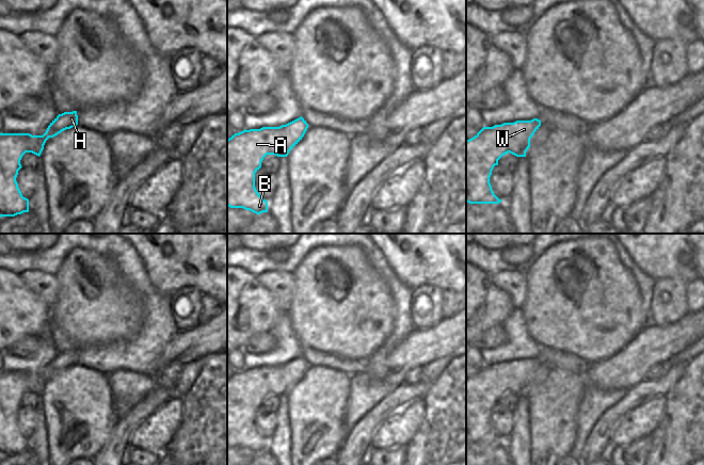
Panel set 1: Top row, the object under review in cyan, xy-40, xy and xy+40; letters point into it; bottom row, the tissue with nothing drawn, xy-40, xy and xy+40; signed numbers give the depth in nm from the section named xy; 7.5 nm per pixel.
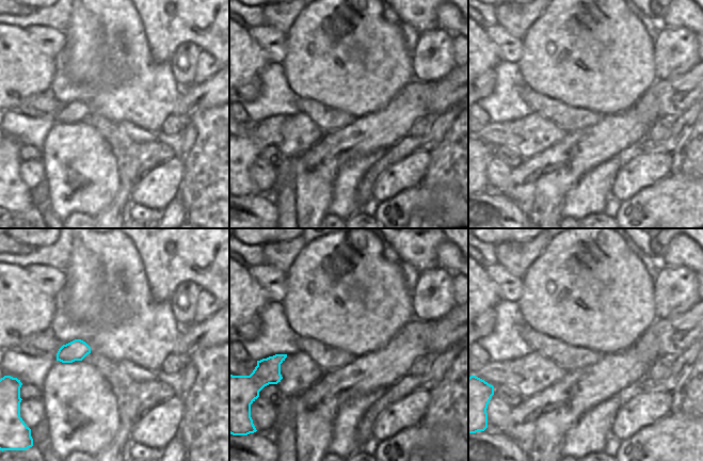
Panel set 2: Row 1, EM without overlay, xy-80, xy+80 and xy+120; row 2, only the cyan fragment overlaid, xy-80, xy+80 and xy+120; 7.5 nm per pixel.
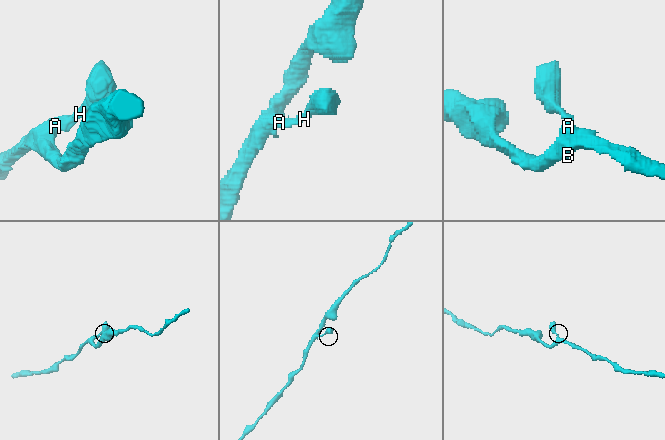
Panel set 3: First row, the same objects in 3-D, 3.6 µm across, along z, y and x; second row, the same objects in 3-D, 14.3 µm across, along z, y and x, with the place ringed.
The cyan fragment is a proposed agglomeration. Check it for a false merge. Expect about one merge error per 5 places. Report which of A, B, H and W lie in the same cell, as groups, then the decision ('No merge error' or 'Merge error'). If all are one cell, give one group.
Groups: A B H W. No merge error.

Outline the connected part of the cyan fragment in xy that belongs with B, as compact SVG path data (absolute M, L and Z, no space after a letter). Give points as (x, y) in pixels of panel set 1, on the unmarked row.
M301 355L279 366L262 366L243 369L227 379L227 445L243 447L256 453L268 451L268 440L255 427L255 412L261 406L267 394L287 396L289 390L302 379L308 363Z

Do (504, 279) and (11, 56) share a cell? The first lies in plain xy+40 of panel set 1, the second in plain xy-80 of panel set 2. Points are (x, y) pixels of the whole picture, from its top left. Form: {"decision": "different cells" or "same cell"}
{"decision": "different cells"}

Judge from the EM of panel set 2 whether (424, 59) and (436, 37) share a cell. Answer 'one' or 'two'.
one

